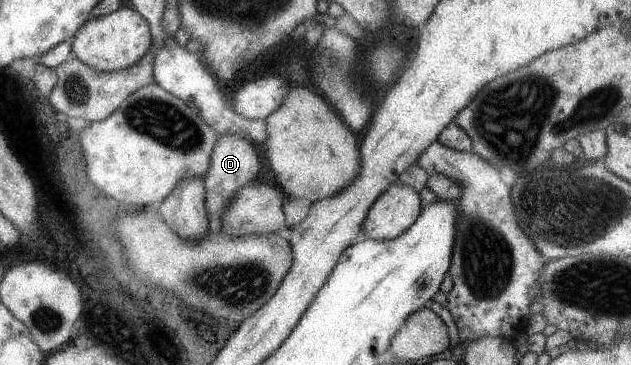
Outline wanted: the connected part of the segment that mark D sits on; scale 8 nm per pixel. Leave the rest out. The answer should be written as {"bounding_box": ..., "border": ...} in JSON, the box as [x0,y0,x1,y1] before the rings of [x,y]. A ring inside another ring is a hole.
{"bounding_box":[203,135,258,233],"border":[[[220,135],[217,137],[216,145],[210,153],[210,169],[206,171],[203,179],[205,188],[205,205],[208,211],[208,228],[210,233],[218,233],[221,230],[220,215],[222,209],[228,205],[232,195],[249,183],[254,183],[258,173],[258,159],[256,158],[253,145],[244,141],[240,135]]]}

